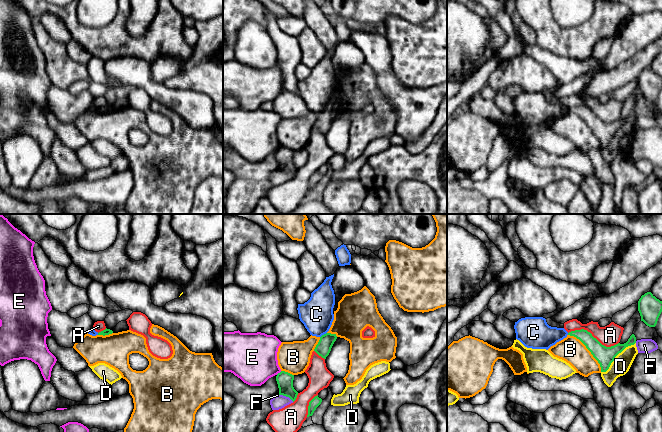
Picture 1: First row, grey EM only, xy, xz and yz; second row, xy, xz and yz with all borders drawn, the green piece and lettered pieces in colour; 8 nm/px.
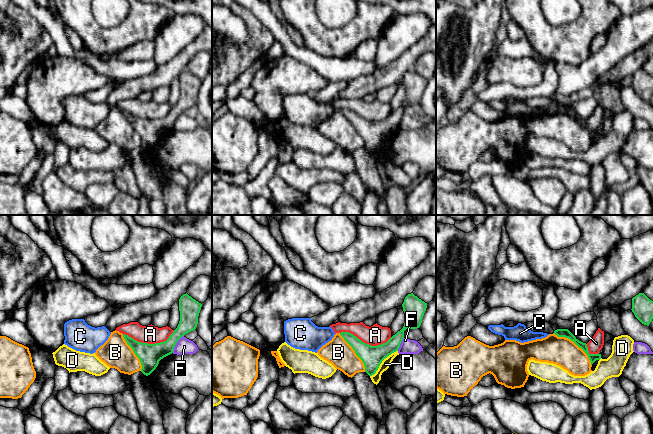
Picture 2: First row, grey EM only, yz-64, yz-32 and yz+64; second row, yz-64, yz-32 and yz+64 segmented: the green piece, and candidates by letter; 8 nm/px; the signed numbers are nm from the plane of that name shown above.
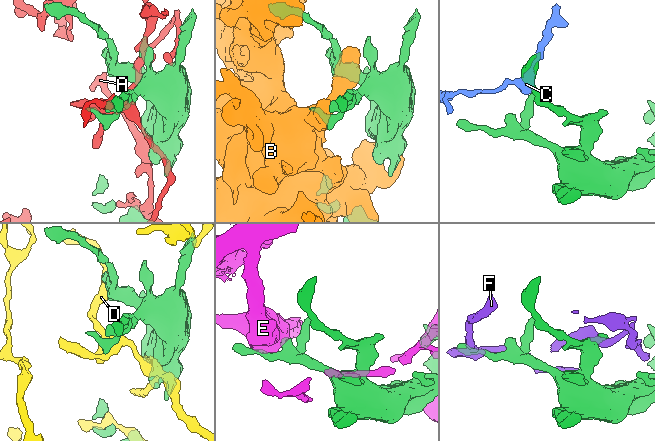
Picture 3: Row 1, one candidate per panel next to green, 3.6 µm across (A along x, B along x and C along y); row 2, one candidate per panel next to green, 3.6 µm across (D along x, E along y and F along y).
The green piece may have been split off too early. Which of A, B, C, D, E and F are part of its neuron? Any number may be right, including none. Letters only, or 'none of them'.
none of them

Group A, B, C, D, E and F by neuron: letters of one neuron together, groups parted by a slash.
A / B / C / D / E / F

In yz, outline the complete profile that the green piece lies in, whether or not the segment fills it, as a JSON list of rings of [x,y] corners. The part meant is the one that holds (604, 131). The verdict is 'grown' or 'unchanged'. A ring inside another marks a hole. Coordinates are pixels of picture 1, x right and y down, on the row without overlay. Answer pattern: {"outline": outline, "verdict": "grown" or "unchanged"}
{"outline": [[[584,105],[571,107],[568,109],[568,111],[576,113],[586,122],[586,124],[600,140],[601,148],[606,148],[611,139],[614,137],[615,133],[626,123],[636,119],[636,113],[634,110],[630,112],[626,119],[618,119],[611,123],[602,121],[596,114],[592,112],[590,108]]], "verdict": "unchanged"}

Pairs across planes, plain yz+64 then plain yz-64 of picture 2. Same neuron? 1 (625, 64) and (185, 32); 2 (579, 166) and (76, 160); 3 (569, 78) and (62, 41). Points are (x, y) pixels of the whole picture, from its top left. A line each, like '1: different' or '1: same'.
1: different
2: same
3: different

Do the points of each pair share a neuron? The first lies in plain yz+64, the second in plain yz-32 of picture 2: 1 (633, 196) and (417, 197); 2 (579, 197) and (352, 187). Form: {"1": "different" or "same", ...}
{"1": "same", "2": "same"}

